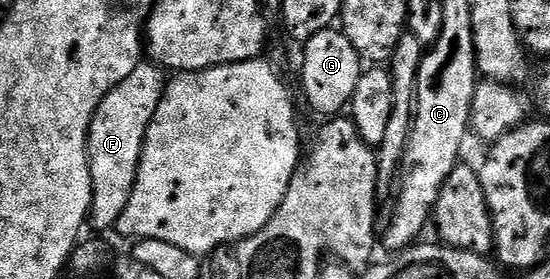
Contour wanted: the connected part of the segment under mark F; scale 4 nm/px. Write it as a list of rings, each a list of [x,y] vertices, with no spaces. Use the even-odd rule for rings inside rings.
[[[140,63],[126,79],[121,79],[105,99],[91,120],[87,154],[93,175],[93,199],[91,200],[90,228],[114,230],[121,211],[133,195],[133,183],[137,179],[137,167],[141,163],[141,151],[149,123],[157,115],[168,78],[164,70],[154,63]],[[164,76],[164,77],[163,77]]]

